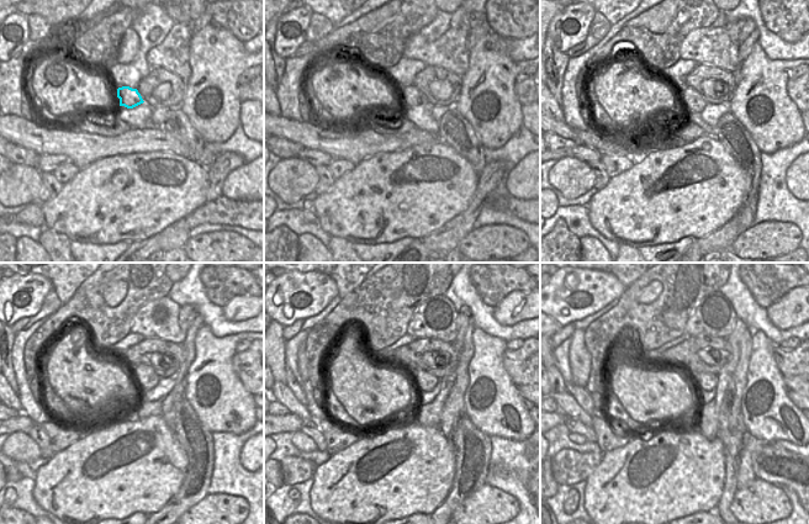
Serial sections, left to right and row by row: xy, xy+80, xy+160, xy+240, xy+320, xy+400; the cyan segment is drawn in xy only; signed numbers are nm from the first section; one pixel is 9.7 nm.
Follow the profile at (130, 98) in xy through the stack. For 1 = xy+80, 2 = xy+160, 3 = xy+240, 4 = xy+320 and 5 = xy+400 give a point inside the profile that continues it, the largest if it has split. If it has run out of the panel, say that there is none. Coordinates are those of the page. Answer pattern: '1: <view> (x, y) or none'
1: xy+80 (411, 96)
2: xy+160 (693, 102)
3: xy+240 (144, 376)
4: xy+320 (424, 381)
5: xy+400 (707, 381)

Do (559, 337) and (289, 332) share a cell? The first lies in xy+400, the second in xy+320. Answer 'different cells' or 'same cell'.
same cell

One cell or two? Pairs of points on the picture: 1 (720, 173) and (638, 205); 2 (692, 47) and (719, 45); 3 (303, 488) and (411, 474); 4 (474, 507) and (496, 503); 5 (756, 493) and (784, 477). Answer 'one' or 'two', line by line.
1: one
2: one
3: two
4: one
5: two

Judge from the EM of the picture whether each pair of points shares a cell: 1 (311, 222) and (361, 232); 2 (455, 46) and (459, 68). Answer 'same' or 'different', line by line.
1: different
2: same

